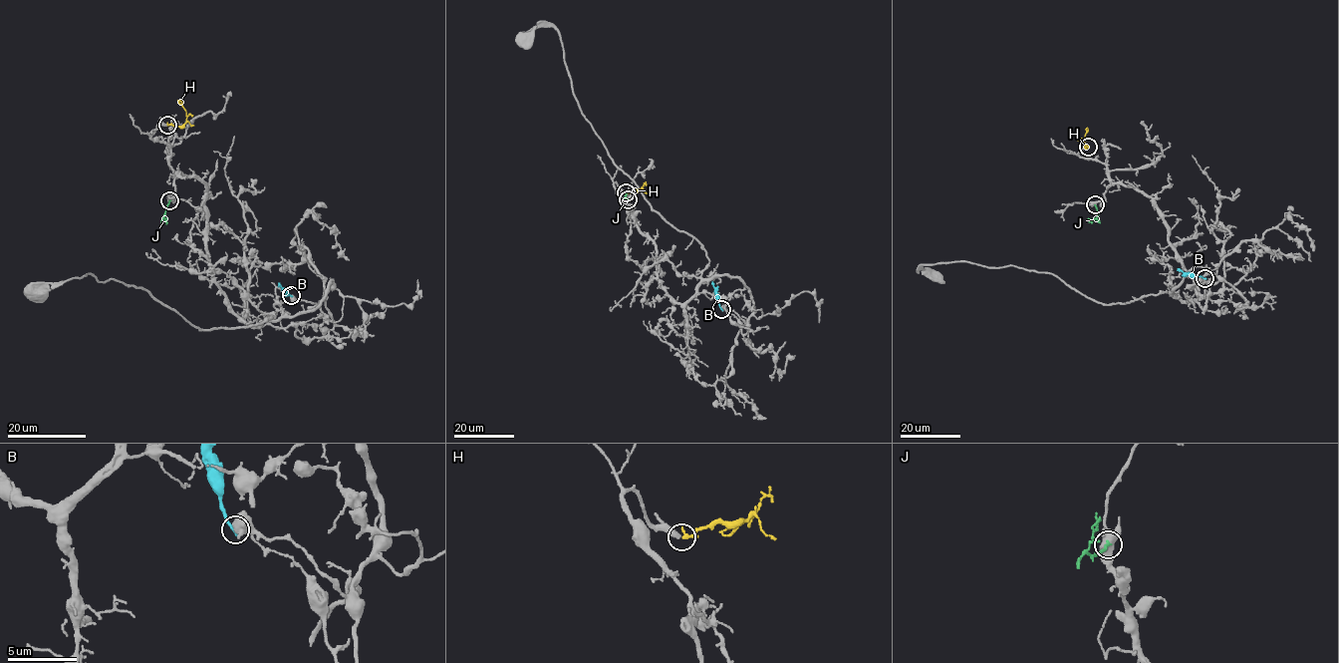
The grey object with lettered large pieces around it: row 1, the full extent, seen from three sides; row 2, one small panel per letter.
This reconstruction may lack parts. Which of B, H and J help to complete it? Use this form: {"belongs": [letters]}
{"belongs": ["H"]}

